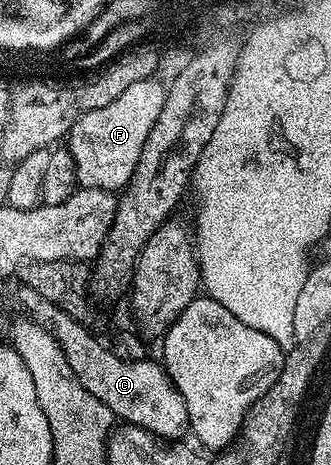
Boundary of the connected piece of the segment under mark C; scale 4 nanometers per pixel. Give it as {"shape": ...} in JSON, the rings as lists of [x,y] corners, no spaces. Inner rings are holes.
{"shape":[[[17,287],[16,296],[25,308],[27,315],[52,333],[52,337],[60,343],[64,352],[64,364],[67,371],[76,375],[75,383],[85,388],[89,396],[98,398],[112,412],[117,421],[124,424],[135,424],[145,428],[153,437],[165,436],[165,441],[176,442],[183,432],[189,431],[186,402],[182,394],[168,377],[163,363],[145,358],[140,361],[123,361],[115,357],[107,343],[100,344],[93,329],[80,324],[70,314],[66,314],[58,306],[46,302],[46,298],[38,295],[34,289]]]}

